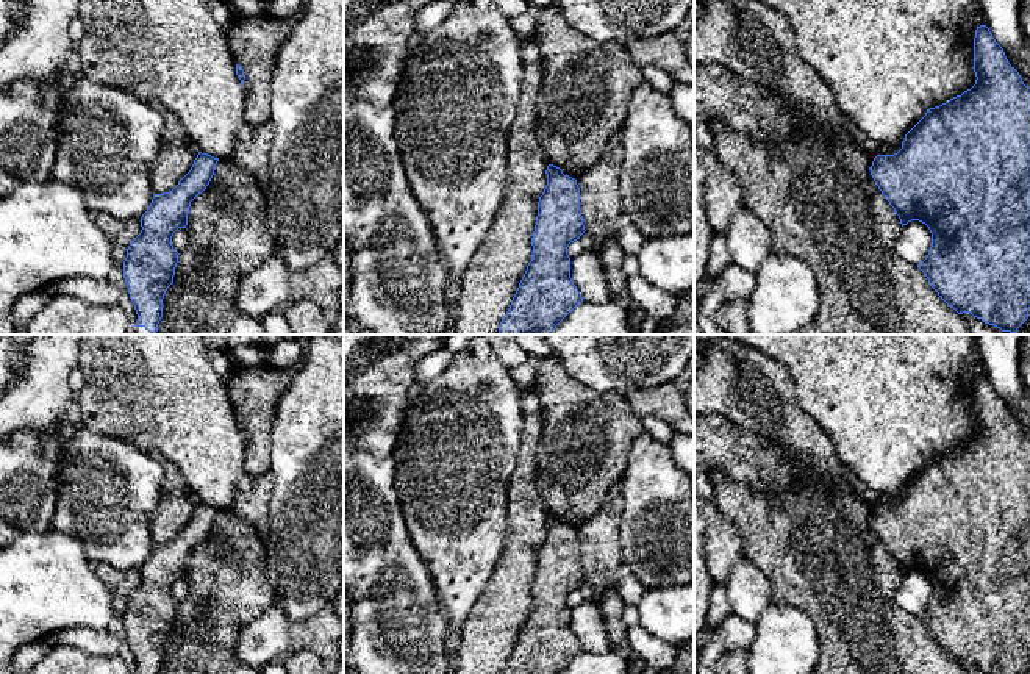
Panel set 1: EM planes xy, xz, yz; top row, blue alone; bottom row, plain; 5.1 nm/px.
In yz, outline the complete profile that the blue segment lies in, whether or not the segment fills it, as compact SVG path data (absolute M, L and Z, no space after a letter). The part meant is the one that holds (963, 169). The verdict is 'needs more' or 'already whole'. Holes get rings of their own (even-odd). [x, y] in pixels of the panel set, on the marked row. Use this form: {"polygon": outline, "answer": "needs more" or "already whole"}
{"polygon": "M986 25L975 30L974 72L975 84L927 109L897 153L874 158L871 175L902 227L911 220L928 227L932 247L917 267L938 296L958 314L971 313L1002 332L1016 333L1030 311L1030 88Z", "answer": "already whole"}

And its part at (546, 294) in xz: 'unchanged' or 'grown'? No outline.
unchanged

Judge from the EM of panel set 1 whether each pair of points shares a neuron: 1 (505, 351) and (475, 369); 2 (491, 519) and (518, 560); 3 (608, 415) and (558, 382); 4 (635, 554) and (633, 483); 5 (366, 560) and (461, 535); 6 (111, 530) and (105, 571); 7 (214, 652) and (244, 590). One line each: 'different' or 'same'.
1: different
2: different
3: same
4: same
5: different
6: different
7: same

